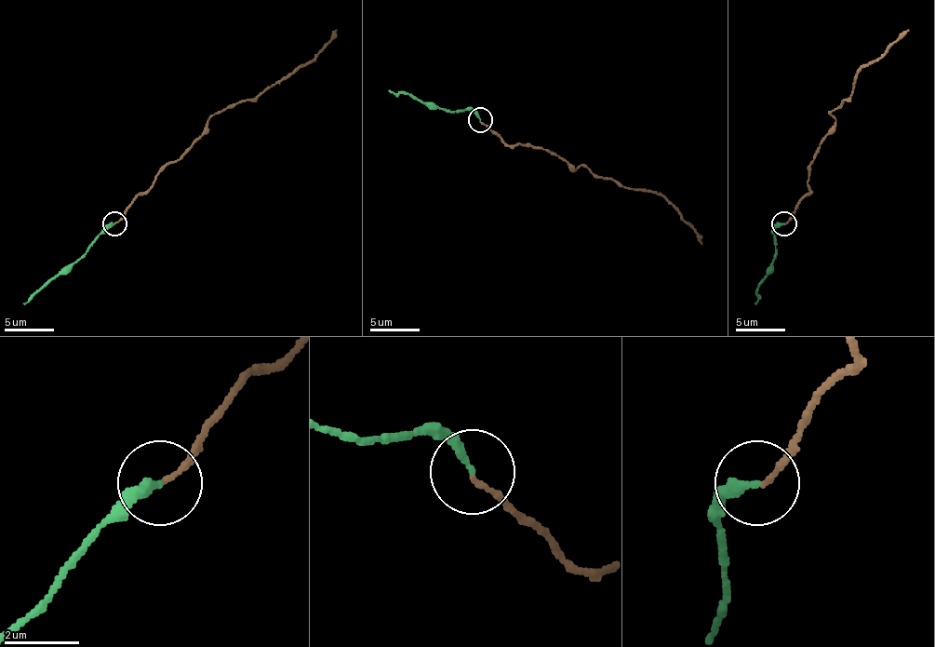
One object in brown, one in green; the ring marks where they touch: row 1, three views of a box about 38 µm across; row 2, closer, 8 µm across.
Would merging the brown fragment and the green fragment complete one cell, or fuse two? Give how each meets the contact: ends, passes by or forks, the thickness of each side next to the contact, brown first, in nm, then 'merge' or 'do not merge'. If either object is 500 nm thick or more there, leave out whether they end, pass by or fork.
brown ends there; green ends there; 140 nm thick on the brown side, 240 nm on the other; merge

